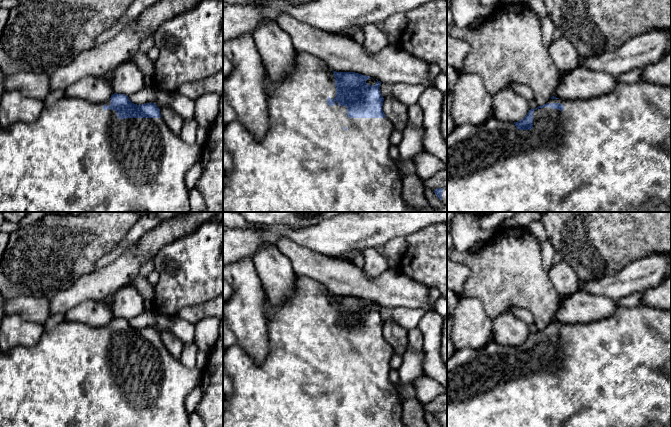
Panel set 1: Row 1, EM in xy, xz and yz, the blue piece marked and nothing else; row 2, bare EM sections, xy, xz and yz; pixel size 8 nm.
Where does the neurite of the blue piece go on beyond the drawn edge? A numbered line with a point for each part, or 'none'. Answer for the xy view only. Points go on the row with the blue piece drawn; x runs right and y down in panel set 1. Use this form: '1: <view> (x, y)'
1: xy (76, 157)

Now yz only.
1: yz (612, 153)

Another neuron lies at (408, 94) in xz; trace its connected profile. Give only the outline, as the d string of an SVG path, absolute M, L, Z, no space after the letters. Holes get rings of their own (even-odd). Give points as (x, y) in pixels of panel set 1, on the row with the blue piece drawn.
M429 64L429 69L429 82L426 84L381 83L380 92L382 97L394 97L407 107L417 104L425 89L430 86L434 78L440 73L440 68L436 64Z

